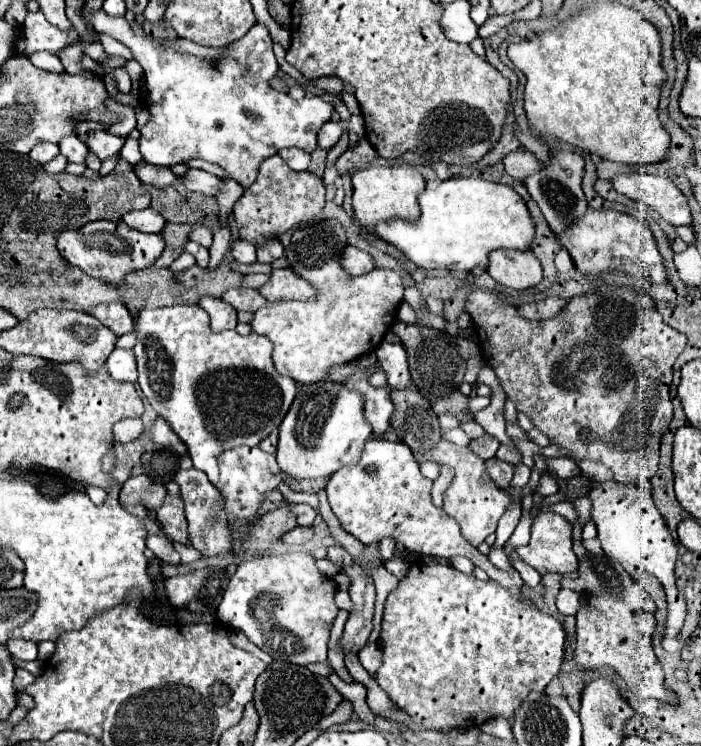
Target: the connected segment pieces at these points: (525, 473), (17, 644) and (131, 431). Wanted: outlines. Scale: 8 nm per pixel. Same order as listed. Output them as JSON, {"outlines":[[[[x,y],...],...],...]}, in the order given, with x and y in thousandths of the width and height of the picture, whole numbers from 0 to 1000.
{"outlines":[[[[746,619],[735,622],[735,635],[732,635],[729,651],[732,651],[732,654],[746,654],[746,651],[752,649],[752,643],[755,643],[755,635],[757,635],[757,630],[755,630]]],[[[19,858],[19,863],[10,863],[13,874],[24,879],[33,887],[47,887],[53,885],[53,863],[36,861],[36,858]]],[[[184,560],[184,563],[173,563],[161,571],[161,584],[167,592],[181,595],[181,592],[198,587],[204,582],[204,576],[207,576],[207,571],[204,571],[201,560]]]]}

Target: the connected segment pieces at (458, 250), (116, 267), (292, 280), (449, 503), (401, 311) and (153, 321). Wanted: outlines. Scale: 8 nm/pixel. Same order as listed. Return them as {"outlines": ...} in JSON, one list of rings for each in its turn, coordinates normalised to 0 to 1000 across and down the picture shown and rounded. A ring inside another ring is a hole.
{"outlines":[[[[641,239],[626,244],[621,252],[609,252],[598,260],[601,287],[595,295],[569,295],[561,292],[555,298],[541,298],[532,308],[535,316],[552,327],[561,327],[569,338],[575,338],[595,359],[606,362],[675,362],[678,357],[695,357],[695,343],[709,332],[738,332],[752,335],[760,322],[760,292],[743,263],[718,247],[706,247],[686,239]]],[[[138,295],[133,300],[121,300],[121,306],[113,306],[110,311],[90,311],[81,322],[81,332],[98,354],[116,359],[130,373],[138,373],[164,389],[184,391],[178,367],[215,357],[235,335],[235,322],[230,314],[204,314],[175,298]]],[[[412,359],[389,362],[381,381],[369,386],[369,394],[375,394],[384,405],[392,402],[441,402],[449,397],[449,389],[441,383],[441,378],[429,375],[421,365]]],[[[629,590],[623,598],[618,598],[615,603],[601,603],[601,606],[589,606],[592,617],[595,619],[609,619],[609,617],[618,617],[623,622],[635,622],[641,625],[649,638],[646,638],[646,646],[641,649],[641,654],[635,657],[632,662],[632,684],[652,697],[655,708],[658,708],[658,716],[663,718],[663,724],[672,729],[672,732],[683,732],[692,727],[692,721],[698,716],[703,716],[709,710],[709,700],[712,694],[720,689],[720,684],[726,681],[729,676],[729,668],[720,657],[715,657],[712,651],[703,651],[703,649],[695,649],[689,646],[689,638],[695,635],[695,625],[692,625],[692,617],[683,614],[678,606],[672,606],[669,598],[652,598],[652,595],[643,595],[638,590]]],[[[575,403],[572,408],[569,408],[565,425],[566,429],[579,434],[592,434],[595,429],[591,416],[579,403]]],[[[244,410],[244,413],[221,413],[221,416],[201,416],[195,429],[193,429],[193,448],[195,448],[195,461],[190,466],[193,477],[195,477],[195,493],[198,493],[198,517],[207,528],[207,534],[213,536],[213,542],[224,550],[224,555],[230,555],[244,574],[252,579],[252,584],[264,592],[270,611],[275,617],[275,625],[287,633],[292,633],[298,638],[298,646],[312,654],[312,625],[310,625],[310,614],[312,609],[321,603],[321,590],[315,590],[315,582],[361,582],[361,587],[381,587],[387,582],[387,576],[398,574],[398,568],[404,566],[409,550],[415,547],[415,539],[421,534],[421,512],[415,507],[401,504],[392,493],[389,493],[389,483],[387,483],[387,461],[384,456],[378,456],[378,450],[369,448],[355,448],[355,450],[344,450],[335,442],[321,442],[321,445],[301,445],[298,440],[298,424],[284,413],[284,410]]]]}

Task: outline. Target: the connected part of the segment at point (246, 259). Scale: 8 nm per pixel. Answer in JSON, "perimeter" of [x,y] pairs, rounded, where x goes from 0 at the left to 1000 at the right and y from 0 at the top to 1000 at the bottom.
{"perimeter":[[[344,319],[335,322],[335,327],[332,327],[332,332],[330,332],[330,340],[332,340],[332,346],[335,346],[338,351],[344,351],[344,354],[358,354],[358,351],[367,349],[361,324],[352,324],[352,322],[344,322]]]}

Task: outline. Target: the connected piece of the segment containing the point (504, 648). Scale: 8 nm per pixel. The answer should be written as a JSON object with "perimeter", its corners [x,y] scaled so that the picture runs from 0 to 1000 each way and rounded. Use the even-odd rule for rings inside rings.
{"perimeter":[[[592,753],[592,756],[586,756],[586,764],[569,780],[569,786],[552,799],[541,866],[544,866],[546,882],[544,882],[541,898],[535,901],[538,917],[552,928],[552,933],[566,944],[566,949],[578,952],[589,965],[603,968],[606,973],[612,973],[618,979],[638,979],[638,976],[675,976],[675,973],[686,973],[692,965],[706,962],[706,960],[729,962],[735,949],[738,949],[738,944],[743,944],[743,938],[749,938],[749,933],[757,925],[769,925],[769,928],[777,925],[777,920],[797,903],[797,895],[800,895],[800,887],[803,887],[806,847],[803,847],[803,839],[800,839],[800,834],[795,828],[786,828],[783,823],[772,820],[769,815],[757,812],[755,807],[746,807],[743,802],[735,802],[723,788],[718,788],[715,783],[709,783],[703,777],[686,780],[675,769],[660,769],[660,767],[649,764],[641,756]]]}

